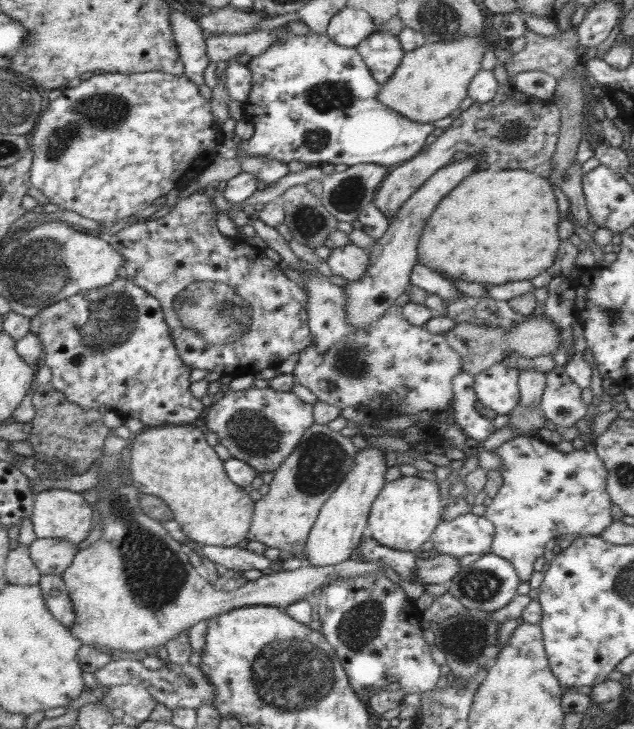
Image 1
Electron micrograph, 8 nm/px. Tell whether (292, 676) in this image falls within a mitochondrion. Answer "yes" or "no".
yes

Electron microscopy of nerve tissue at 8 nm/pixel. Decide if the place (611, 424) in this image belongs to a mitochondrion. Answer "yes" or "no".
no

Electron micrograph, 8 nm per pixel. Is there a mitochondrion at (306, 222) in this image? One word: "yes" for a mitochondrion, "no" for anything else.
yes

